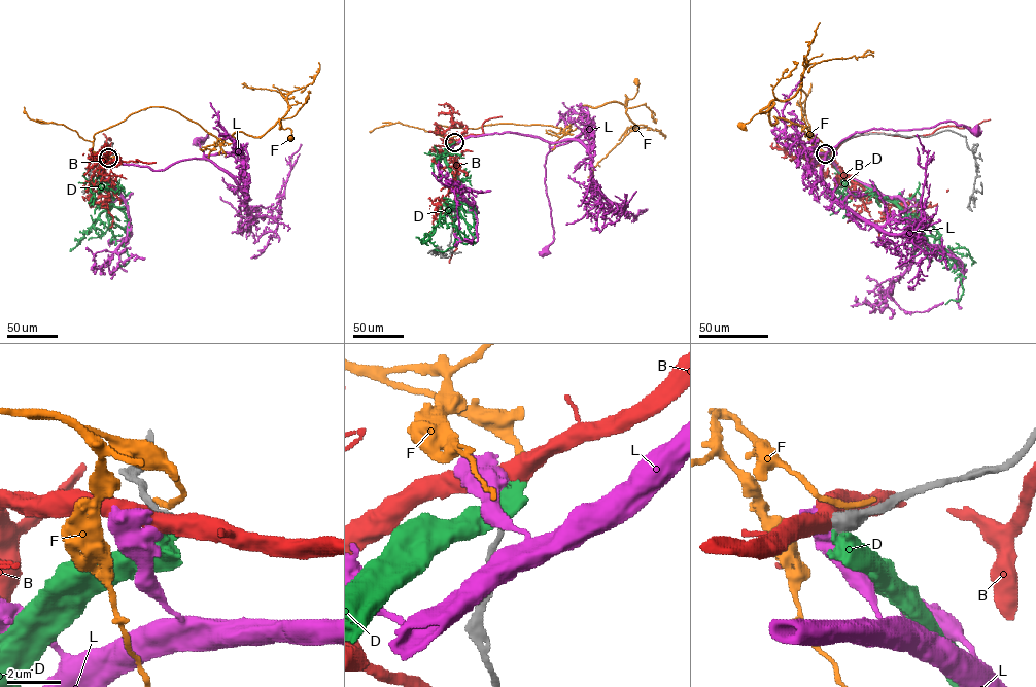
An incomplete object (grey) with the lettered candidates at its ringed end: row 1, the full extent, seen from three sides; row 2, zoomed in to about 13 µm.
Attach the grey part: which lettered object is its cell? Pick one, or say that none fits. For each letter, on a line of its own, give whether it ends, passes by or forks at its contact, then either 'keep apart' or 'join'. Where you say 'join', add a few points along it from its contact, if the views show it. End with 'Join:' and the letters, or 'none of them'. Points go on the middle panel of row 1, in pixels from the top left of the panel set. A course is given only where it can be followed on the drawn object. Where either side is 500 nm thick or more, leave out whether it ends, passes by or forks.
B: keep apart
D: keep apart
F: keep apart
L: keep apart
Join: none of them

